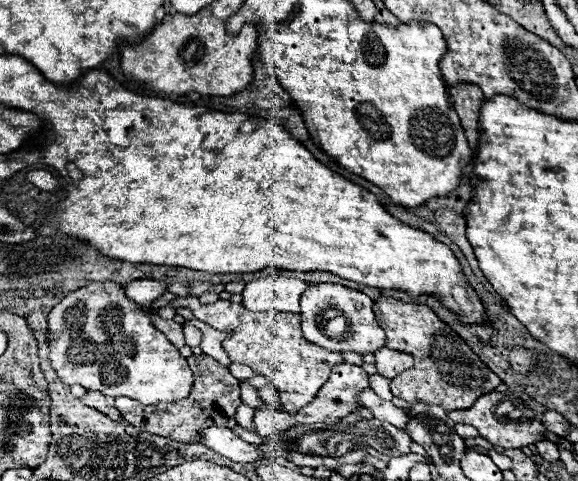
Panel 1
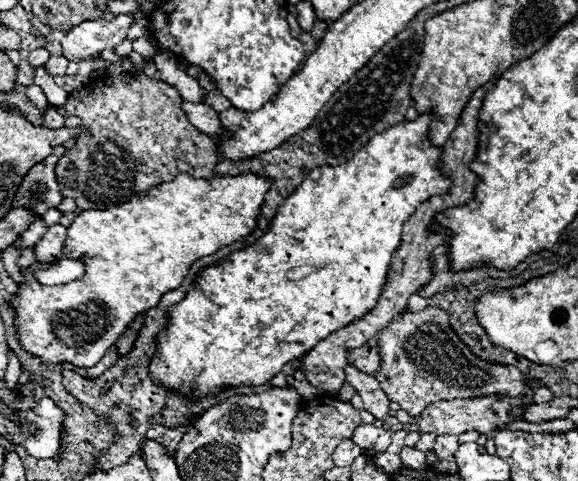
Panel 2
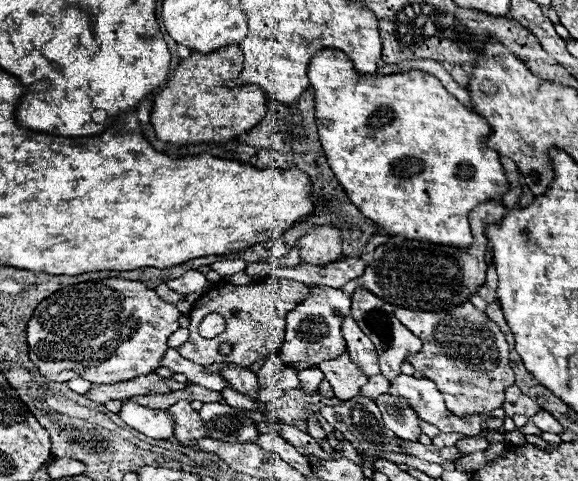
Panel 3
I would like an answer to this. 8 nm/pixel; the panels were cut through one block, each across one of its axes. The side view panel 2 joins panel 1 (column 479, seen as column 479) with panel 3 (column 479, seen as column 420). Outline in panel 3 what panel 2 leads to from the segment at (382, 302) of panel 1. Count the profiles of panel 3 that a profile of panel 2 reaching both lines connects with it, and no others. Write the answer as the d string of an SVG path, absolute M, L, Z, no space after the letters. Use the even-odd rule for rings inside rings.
M466 300L444 312L396 308L394 314L424 344L418 354L408 354L406 360L438 386L452 412L464 416L466 412L490 412L504 404L504 390L514 384L508 344L498 326L472 302Z

